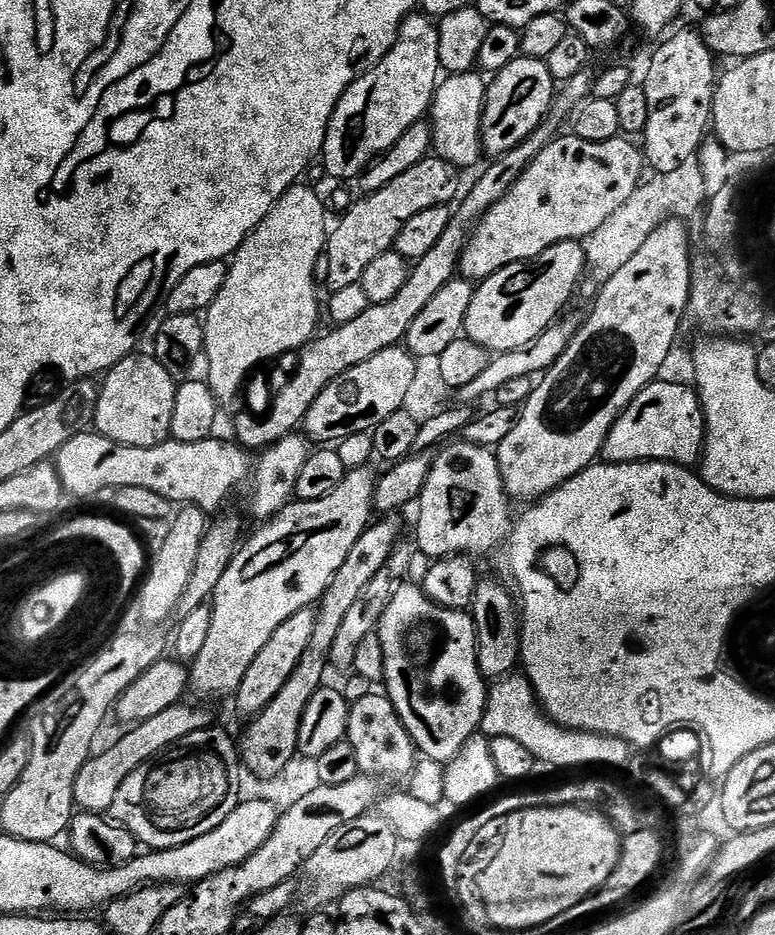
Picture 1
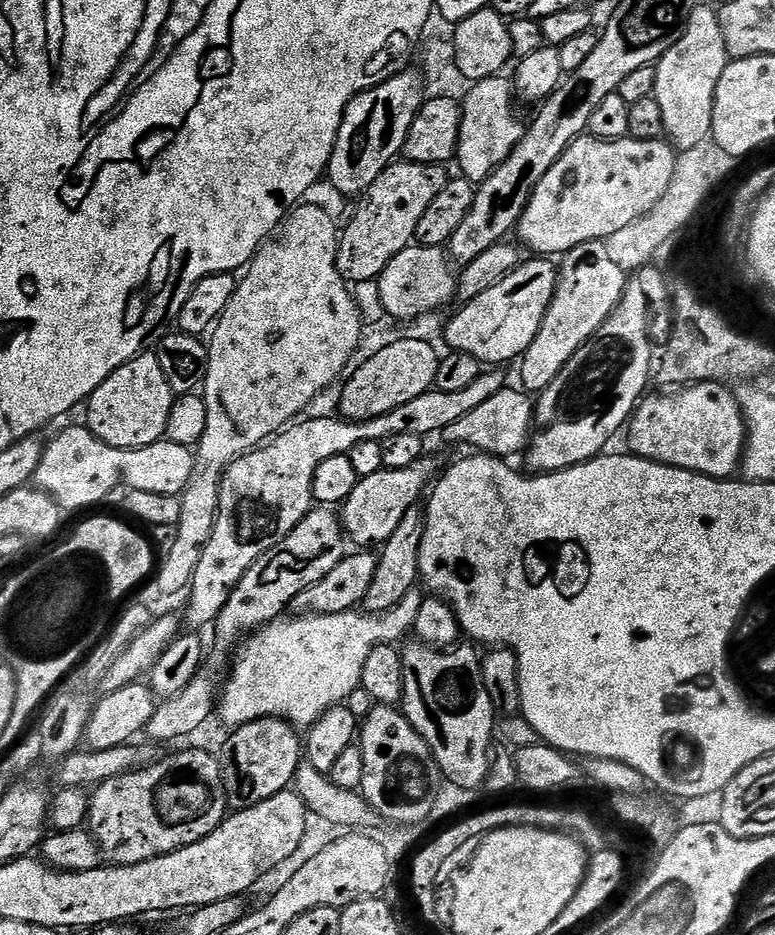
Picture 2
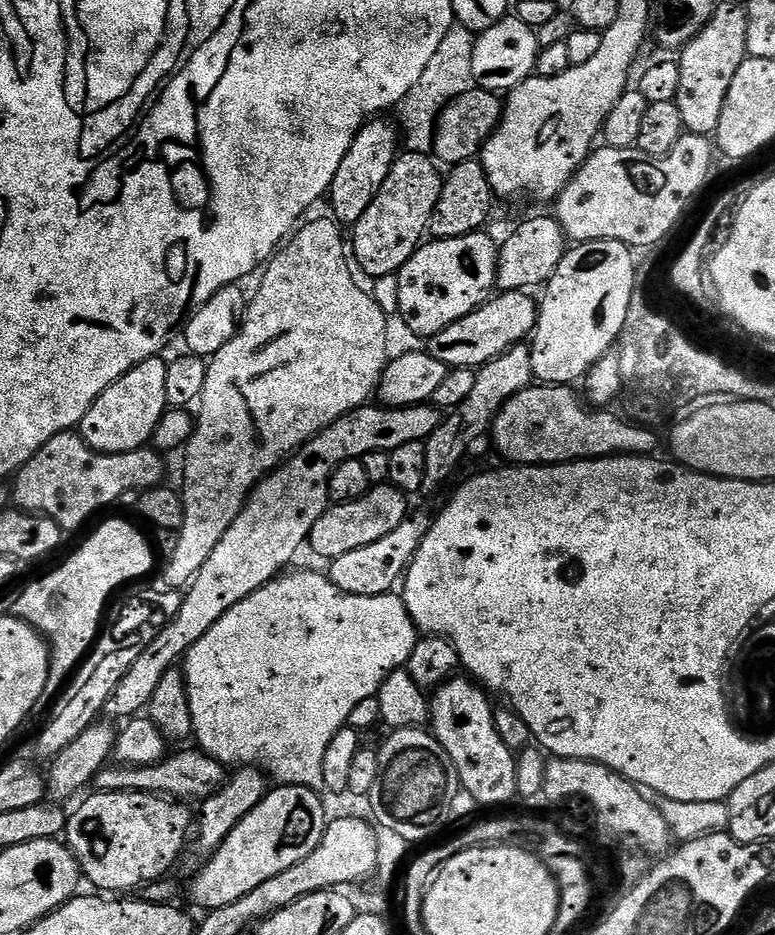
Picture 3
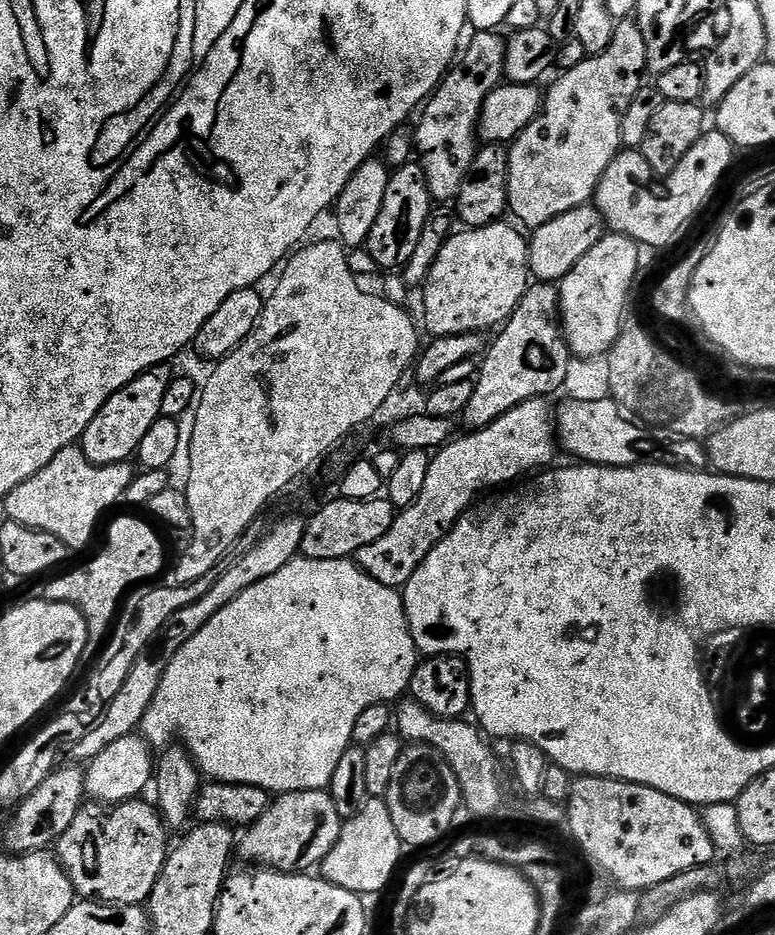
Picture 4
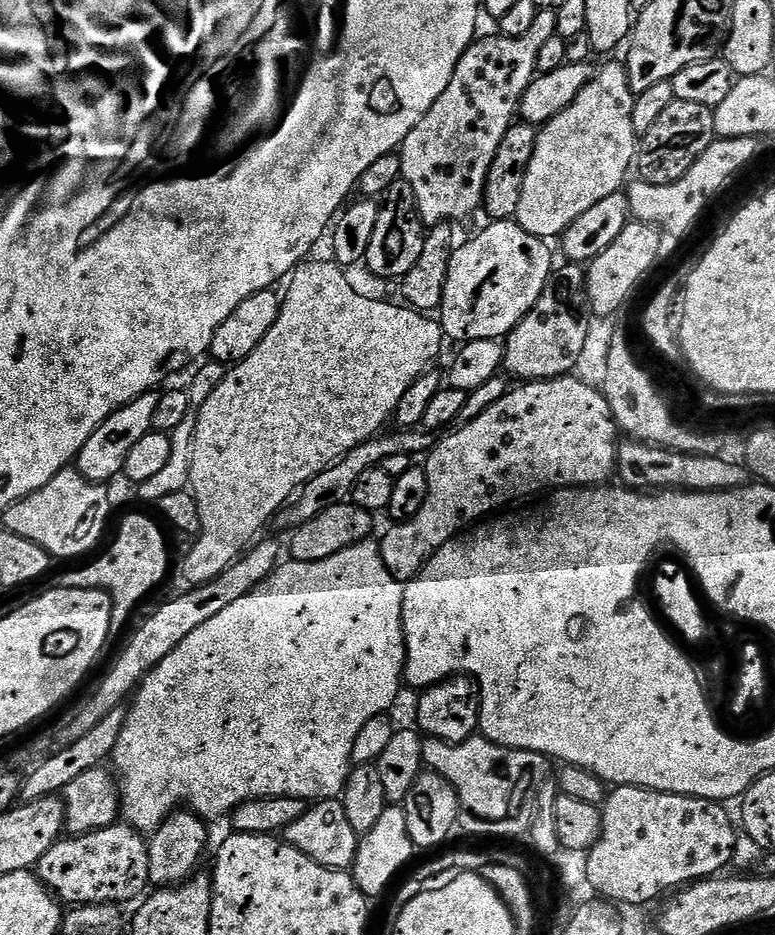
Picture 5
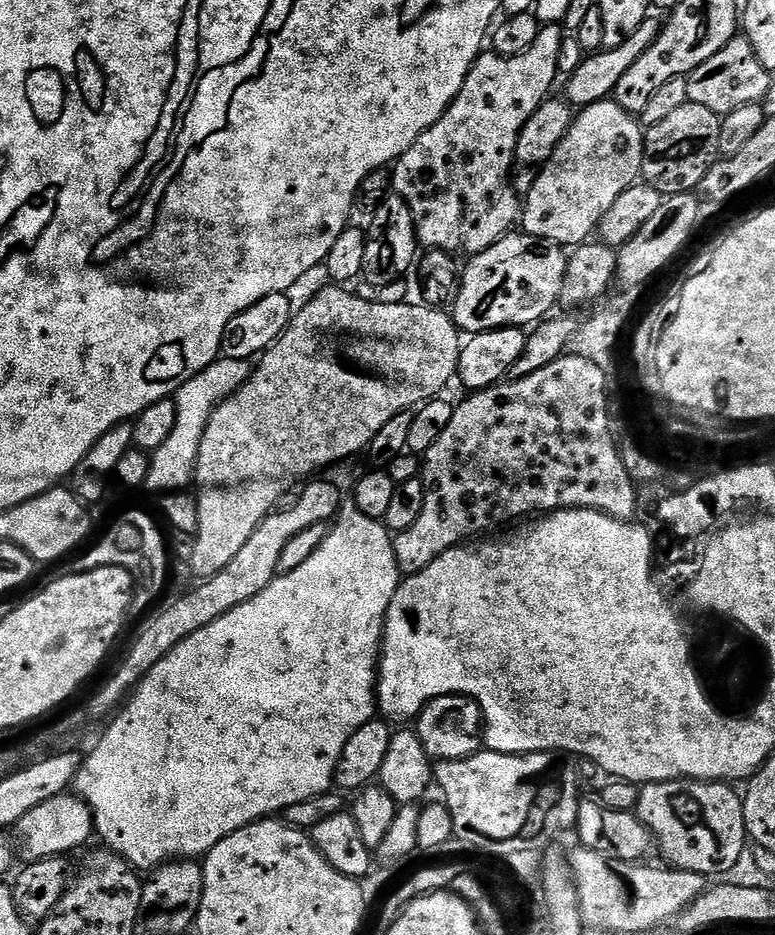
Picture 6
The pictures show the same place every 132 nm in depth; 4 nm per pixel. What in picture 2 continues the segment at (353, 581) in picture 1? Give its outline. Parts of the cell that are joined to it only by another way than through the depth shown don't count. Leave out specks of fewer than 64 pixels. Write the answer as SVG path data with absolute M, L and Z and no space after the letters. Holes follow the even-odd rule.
M267 716L244 724L241 728L233 728L227 734L224 756L221 755L219 761L224 772L228 808L232 812L258 806L258 802L274 798L274 794L285 791L295 781L302 767L302 736L288 721Z

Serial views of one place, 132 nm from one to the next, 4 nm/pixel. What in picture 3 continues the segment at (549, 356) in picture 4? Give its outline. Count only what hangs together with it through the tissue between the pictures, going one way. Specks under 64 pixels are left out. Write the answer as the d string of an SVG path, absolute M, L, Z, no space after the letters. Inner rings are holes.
M527 343L516 344L506 350L498 358L491 360L478 369L474 378L474 386L466 397L466 402L451 409L441 419L438 430L430 434L424 441L426 446L426 476L423 491L436 492L456 472L456 467L464 460L468 447L475 440L480 440L489 435L493 420L503 408L503 404L512 396L518 394L523 388L533 383L534 377L531 368L531 350Z

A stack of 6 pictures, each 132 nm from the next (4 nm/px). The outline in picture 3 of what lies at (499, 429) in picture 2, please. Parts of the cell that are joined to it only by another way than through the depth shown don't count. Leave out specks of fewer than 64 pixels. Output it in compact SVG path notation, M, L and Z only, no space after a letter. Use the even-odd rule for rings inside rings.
M532 384L503 404L493 420L490 438L495 448L518 466L543 467L601 459L613 455L653 455L660 438L646 426L626 424L606 408L590 409L571 385Z

